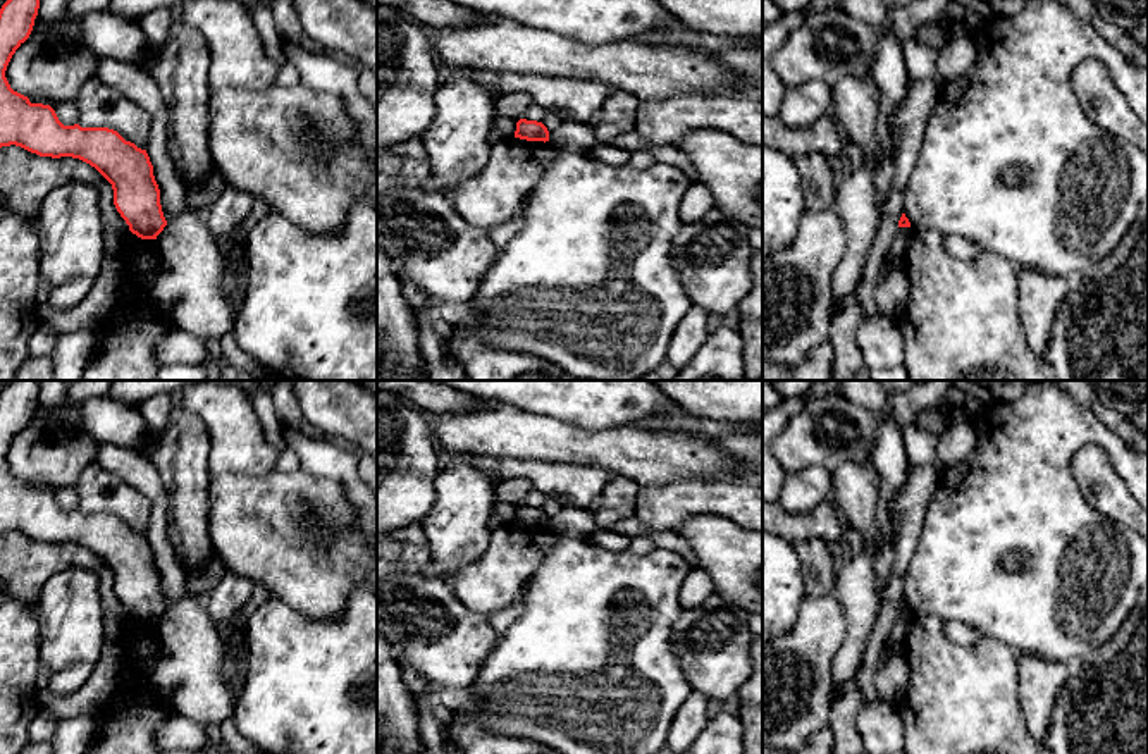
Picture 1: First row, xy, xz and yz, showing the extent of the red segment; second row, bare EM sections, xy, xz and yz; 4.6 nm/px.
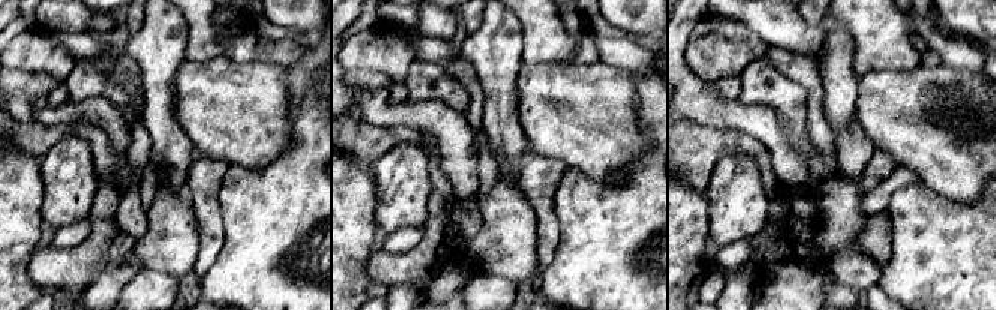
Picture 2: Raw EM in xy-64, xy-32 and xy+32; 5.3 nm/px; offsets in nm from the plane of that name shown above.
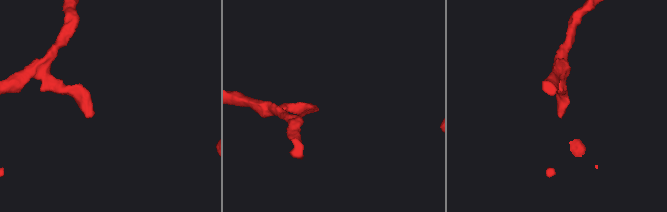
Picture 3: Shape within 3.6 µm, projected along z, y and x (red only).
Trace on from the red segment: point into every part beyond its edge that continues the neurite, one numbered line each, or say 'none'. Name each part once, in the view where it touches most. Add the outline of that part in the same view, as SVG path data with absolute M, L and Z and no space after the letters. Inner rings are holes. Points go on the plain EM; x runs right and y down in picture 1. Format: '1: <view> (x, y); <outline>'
none

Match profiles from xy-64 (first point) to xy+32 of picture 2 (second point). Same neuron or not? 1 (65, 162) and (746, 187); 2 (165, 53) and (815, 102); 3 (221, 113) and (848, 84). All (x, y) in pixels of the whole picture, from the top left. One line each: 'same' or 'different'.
1: same
2: different
3: different

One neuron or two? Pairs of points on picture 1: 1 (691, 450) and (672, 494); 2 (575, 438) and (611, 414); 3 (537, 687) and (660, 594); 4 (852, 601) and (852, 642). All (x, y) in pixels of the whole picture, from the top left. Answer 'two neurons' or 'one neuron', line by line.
1: two neurons
2: two neurons
3: one neuron
4: one neuron

